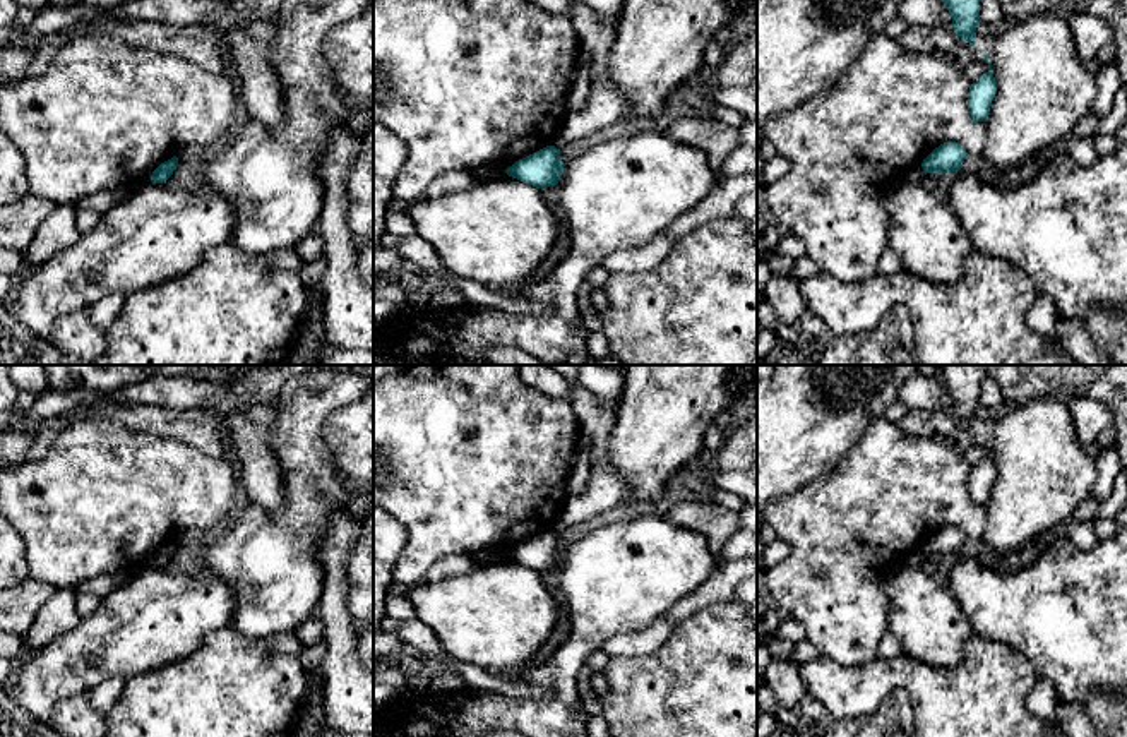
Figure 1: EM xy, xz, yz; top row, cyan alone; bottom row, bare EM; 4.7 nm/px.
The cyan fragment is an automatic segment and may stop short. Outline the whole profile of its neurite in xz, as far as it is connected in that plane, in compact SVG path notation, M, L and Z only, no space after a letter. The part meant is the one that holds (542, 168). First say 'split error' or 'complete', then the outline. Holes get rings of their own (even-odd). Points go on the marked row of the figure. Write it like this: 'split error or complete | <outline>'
complete | M546 146L505 170L512 178L526 182L536 189L557 185L562 173L564 163L558 159L560 149L555 146Z

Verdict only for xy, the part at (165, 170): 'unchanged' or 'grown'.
unchanged

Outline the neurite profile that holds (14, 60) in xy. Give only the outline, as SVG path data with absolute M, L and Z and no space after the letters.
M2 45L0 46L0 84L22 79L34 55L36 55L36 48L33 46Z

